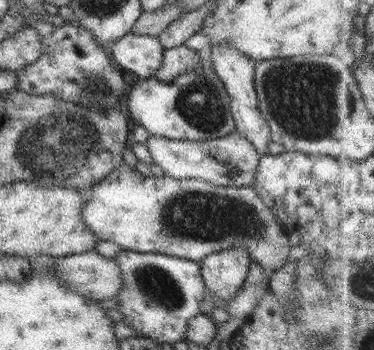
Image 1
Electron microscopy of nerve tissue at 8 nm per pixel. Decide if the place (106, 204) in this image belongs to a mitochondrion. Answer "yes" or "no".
no

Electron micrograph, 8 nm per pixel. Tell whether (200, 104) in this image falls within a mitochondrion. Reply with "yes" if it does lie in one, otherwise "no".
yes

